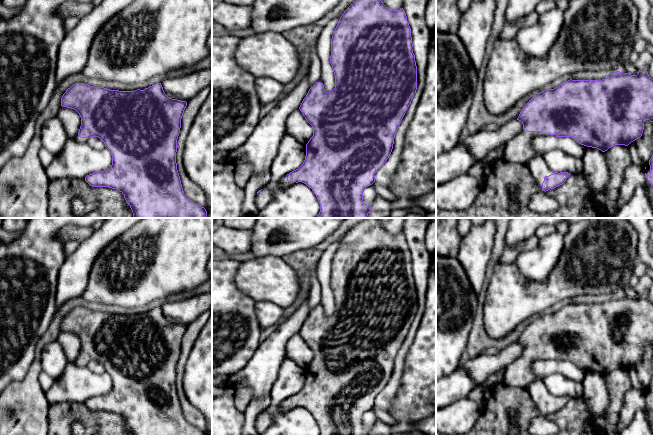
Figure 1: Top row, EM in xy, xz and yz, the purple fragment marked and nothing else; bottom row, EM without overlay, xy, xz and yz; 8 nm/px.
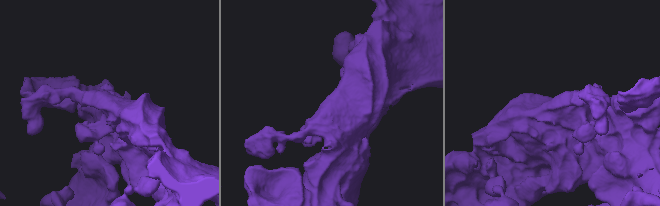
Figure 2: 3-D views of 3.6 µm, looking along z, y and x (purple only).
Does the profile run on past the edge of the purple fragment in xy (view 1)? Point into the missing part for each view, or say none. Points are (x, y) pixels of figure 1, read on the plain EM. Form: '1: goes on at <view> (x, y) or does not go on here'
1: goes on at xy (78, 363)

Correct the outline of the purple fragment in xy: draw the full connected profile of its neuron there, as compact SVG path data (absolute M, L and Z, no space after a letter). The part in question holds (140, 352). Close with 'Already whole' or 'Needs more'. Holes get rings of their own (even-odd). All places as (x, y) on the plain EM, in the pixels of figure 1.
M75 307L63 318L61 330L76 334L81 341L79 356L73 362L76 366L87 367L90 361L98 361L112 379L112 389L109 393L85 401L85 405L90 410L119 414L132 435L206 435L204 431L186 421L177 394L177 363L181 343L187 330L186 325L168 321L161 307L135 315L110 314L85 307Z. Needs more

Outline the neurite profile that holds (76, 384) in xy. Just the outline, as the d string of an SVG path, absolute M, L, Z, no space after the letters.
M69 363L45 395L49 404L85 403L89 398L109 393L111 389L112 379L106 371L102 374L95 374L87 367Z

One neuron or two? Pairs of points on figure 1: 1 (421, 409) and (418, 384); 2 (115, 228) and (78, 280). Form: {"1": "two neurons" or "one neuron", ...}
{"1": "one neuron", "2": "one neuron"}

